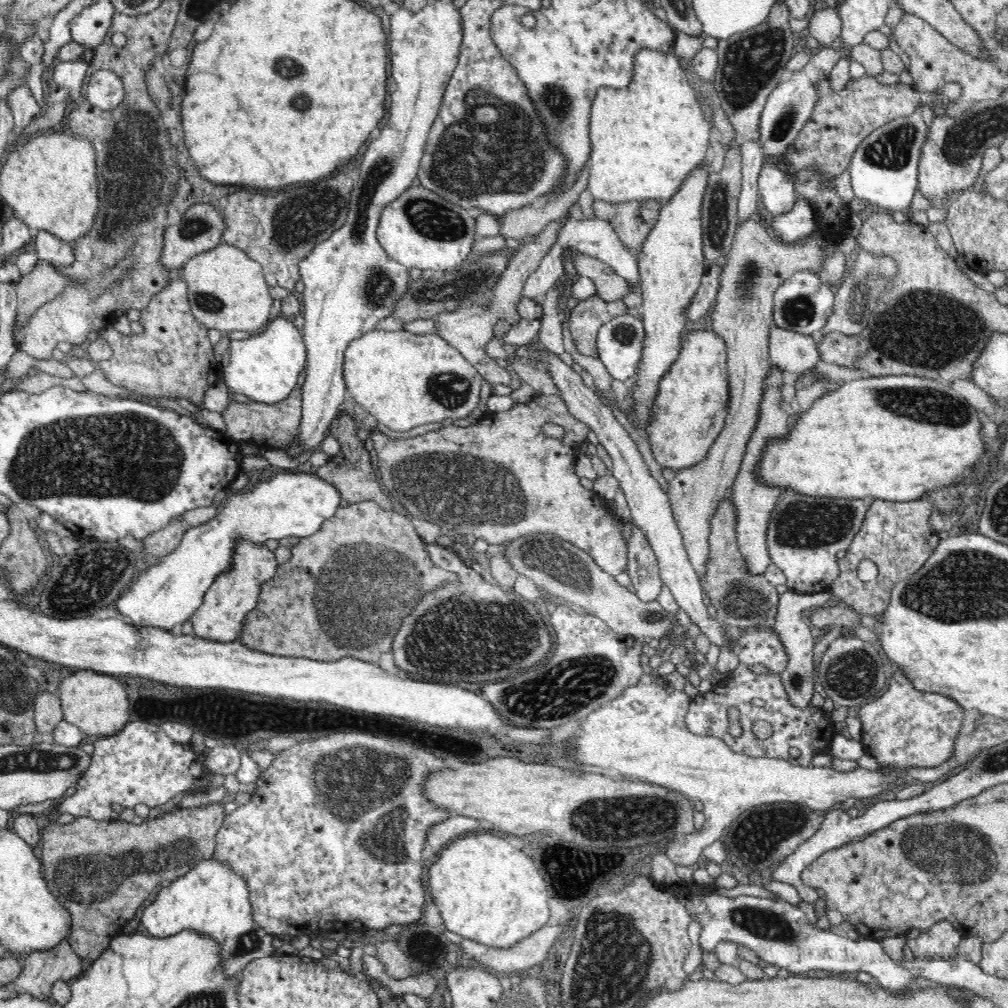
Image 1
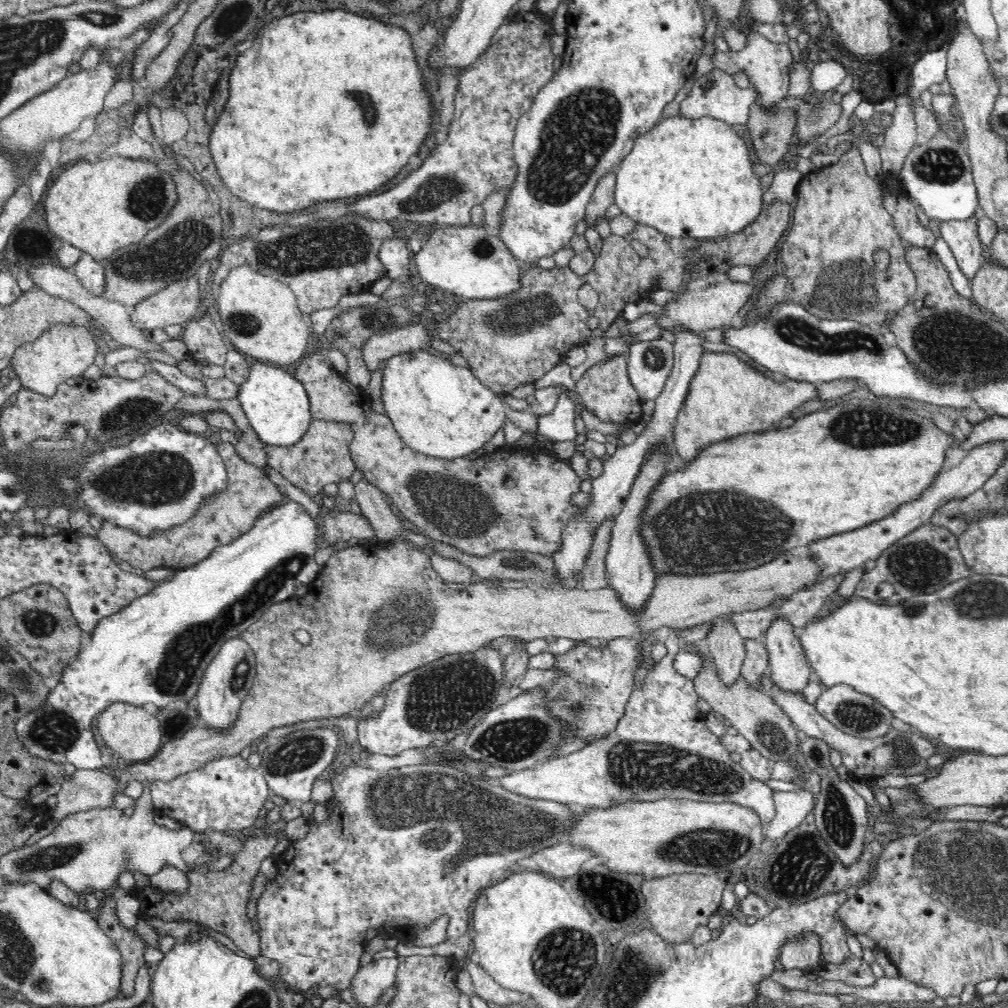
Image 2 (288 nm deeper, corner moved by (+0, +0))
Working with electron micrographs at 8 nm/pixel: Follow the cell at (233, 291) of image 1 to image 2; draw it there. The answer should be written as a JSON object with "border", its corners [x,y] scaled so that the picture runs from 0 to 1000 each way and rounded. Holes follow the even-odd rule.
{"border":[[[238,264],[238,266],[232,266],[220,278],[220,284],[216,286],[216,294],[218,294],[218,298],[216,298],[218,300],[218,313],[210,313],[210,317],[212,317],[214,325],[230,339],[232,347],[236,347],[238,351],[246,353],[248,357],[256,355],[258,359],[270,359],[272,363],[292,363],[292,365],[306,351],[306,341],[310,335],[306,321],[302,317],[300,308],[296,306],[294,294],[280,280],[266,276],[266,274],[260,274],[246,264]]]}

